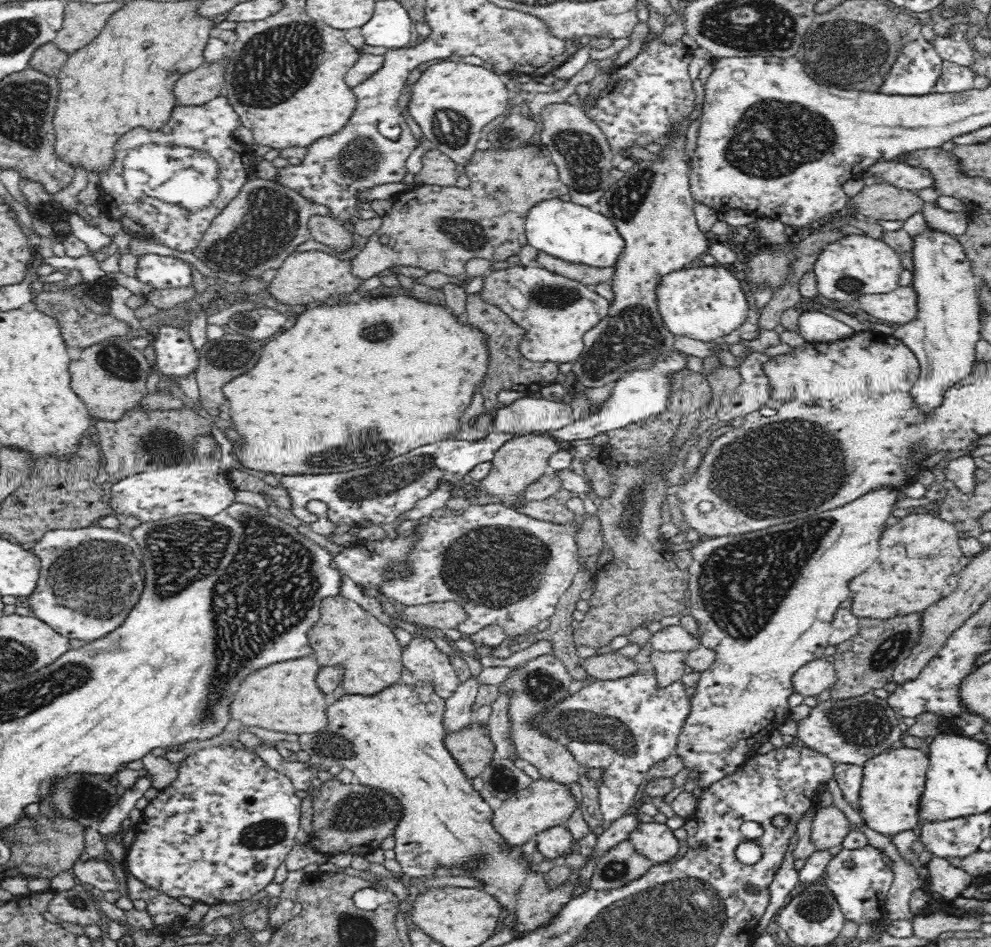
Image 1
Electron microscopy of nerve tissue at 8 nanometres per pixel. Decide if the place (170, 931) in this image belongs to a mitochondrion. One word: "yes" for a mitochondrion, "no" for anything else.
no

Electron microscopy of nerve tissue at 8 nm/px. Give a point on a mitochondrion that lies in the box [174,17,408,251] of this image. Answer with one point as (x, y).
(250, 82)

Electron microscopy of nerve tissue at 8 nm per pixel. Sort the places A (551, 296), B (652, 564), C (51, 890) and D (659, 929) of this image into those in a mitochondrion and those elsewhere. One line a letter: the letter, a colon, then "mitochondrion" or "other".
A: mitochondrion
B: other
C: other
D: mitochondrion

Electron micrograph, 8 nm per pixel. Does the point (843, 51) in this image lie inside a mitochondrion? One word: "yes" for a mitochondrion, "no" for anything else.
yes

